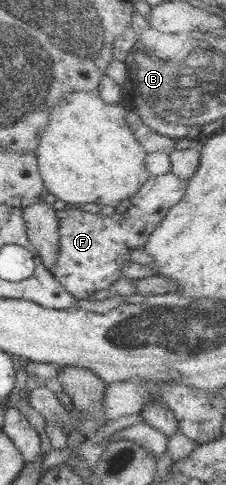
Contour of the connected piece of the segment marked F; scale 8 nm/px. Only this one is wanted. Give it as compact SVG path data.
M169 172L161 176L150 176L131 196L131 205L122 214L107 216L71 207L56 211L60 252L51 274L77 300L92 298L97 290L107 290L115 284L115 280L122 277L120 270L125 262L130 261L131 250L144 248L169 209L183 198L187 185L187 180Z

